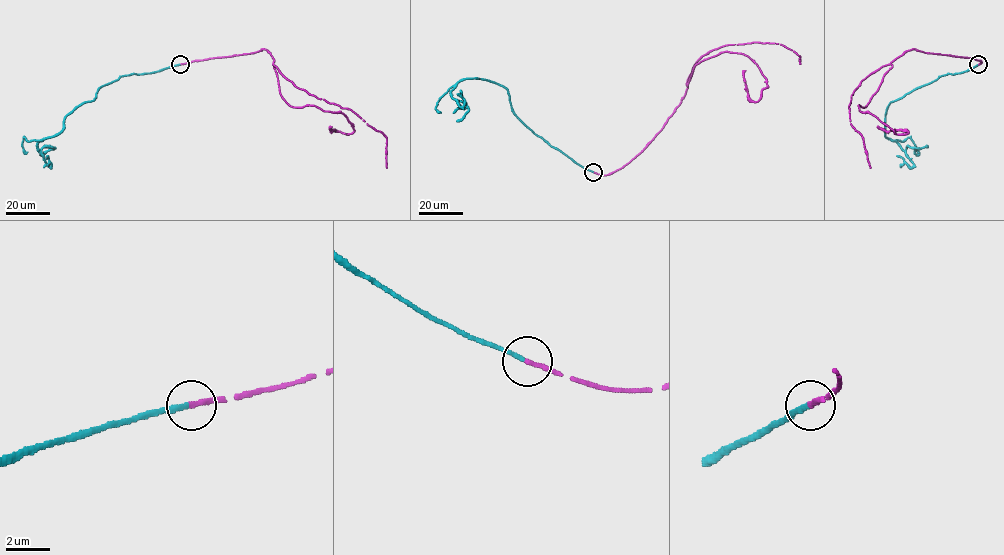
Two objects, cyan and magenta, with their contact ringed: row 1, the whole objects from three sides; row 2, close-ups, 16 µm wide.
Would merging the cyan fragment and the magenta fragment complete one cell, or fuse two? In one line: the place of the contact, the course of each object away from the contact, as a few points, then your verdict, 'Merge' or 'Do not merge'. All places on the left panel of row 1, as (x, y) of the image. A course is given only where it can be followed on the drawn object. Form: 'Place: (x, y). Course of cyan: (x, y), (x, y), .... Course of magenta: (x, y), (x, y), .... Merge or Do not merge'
Place: (180, 64). Course of cyan: (180, 64), (120, 76), (100, 87), (93, 100), (65, 116), (59, 132), (38, 142), (51, 167), (47, 155). Course of magenta: (180, 64), (265, 49), (273, 58), (279, 91), (289, 105), (341, 112), (354, 131), (331, 131), (332, 126). Merge

